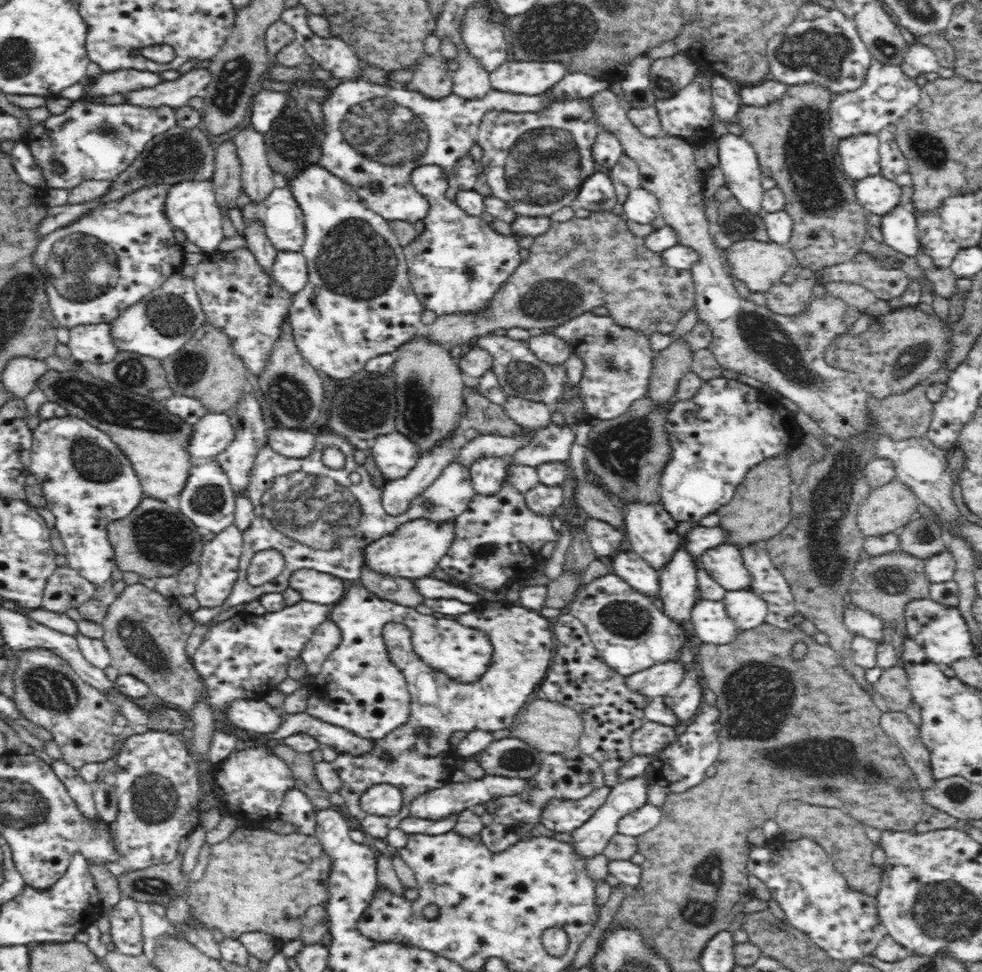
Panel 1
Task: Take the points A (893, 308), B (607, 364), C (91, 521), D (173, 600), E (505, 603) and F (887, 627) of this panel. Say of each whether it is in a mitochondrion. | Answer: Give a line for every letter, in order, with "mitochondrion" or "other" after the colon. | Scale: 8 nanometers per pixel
A: other
B: mitochondrion
C: other
D: other
E: other
F: other

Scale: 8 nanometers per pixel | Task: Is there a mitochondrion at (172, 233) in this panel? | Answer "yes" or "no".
no

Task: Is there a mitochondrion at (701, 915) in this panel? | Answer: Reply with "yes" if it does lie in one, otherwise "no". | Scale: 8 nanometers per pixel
yes

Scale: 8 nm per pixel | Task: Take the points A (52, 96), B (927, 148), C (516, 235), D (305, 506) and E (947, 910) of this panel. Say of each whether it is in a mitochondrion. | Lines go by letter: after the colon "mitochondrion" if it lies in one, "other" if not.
A: other
B: mitochondrion
C: other
D: mitochondrion
E: mitochondrion

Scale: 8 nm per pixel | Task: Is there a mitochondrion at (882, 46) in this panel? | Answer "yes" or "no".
yes

